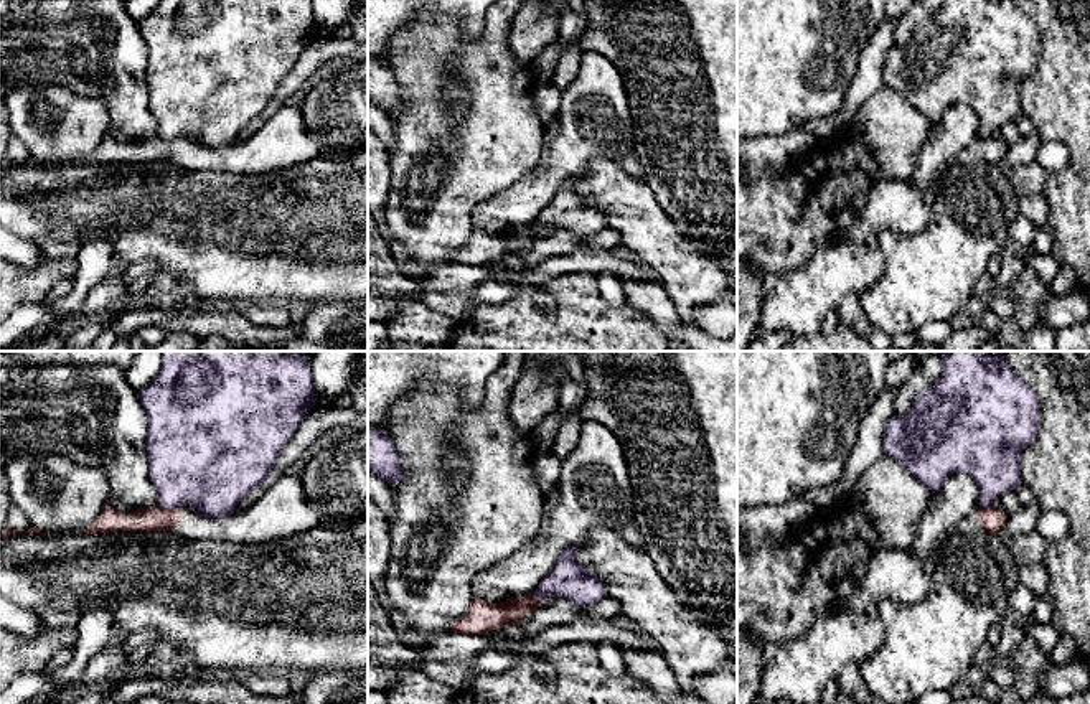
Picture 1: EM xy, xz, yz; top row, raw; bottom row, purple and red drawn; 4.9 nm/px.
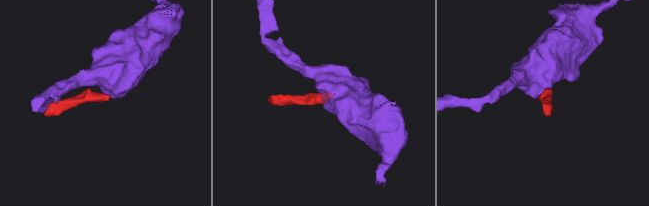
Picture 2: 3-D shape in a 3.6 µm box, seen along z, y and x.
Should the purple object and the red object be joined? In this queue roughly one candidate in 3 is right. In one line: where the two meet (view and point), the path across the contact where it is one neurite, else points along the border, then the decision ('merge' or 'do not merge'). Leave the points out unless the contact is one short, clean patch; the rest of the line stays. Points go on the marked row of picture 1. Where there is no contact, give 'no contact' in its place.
xy (165, 508) | along xy (157, 505), (173, 510) | do not merge

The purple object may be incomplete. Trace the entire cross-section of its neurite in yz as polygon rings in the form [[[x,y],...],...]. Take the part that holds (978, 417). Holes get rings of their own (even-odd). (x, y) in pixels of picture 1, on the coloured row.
[[[947,351],[943,374],[920,392],[905,415],[894,414],[884,427],[884,453],[907,468],[920,483],[938,493],[955,473],[968,473],[980,488],[980,508],[993,506],[1004,491],[1022,483],[1021,455],[1039,432],[1041,401],[1006,363],[1004,351],[989,356],[986,351]]]

